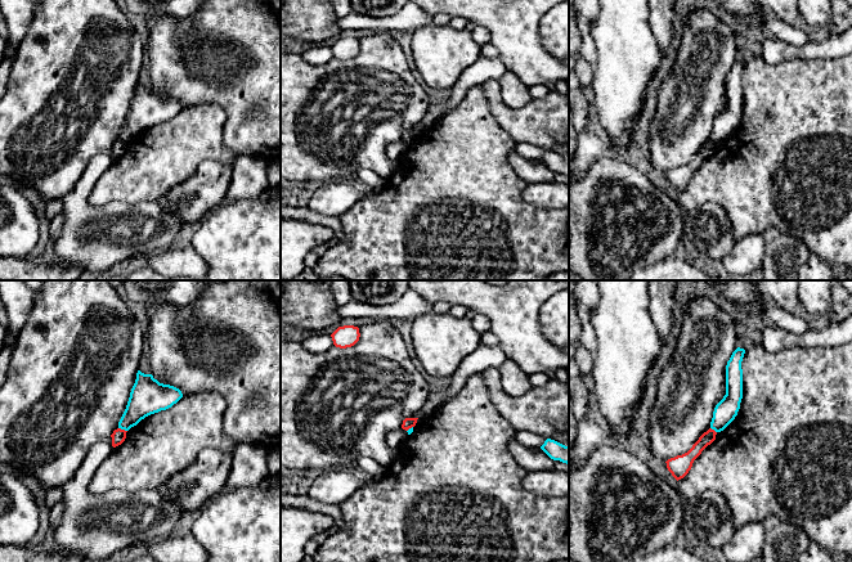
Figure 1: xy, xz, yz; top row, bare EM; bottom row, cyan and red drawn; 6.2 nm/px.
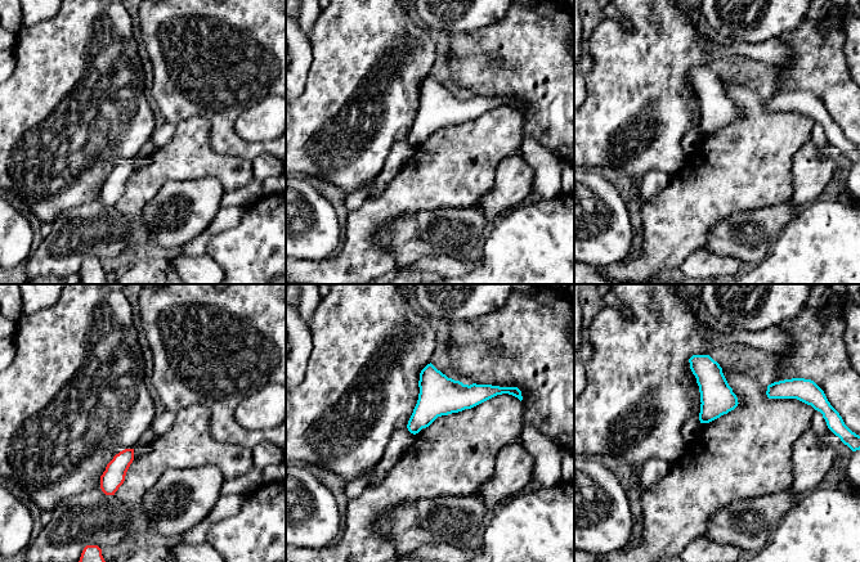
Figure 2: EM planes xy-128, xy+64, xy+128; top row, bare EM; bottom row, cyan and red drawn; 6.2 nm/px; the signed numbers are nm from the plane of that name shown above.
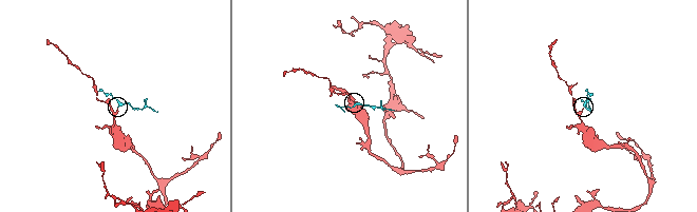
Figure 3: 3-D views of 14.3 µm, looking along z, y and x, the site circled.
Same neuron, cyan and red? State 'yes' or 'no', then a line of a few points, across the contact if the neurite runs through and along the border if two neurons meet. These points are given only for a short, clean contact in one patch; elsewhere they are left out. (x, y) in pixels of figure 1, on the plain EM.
no; line xy (119, 139), (126, 143)

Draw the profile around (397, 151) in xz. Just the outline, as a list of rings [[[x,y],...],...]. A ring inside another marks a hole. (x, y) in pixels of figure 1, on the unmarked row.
[[[399,140],[387,145],[386,154],[393,166],[399,163],[407,154],[409,147],[405,141]]]

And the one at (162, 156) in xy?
[[[208,103],[185,107],[171,120],[145,129],[97,181],[89,203],[158,202],[205,159],[233,166],[236,154],[223,141],[225,123],[225,111]]]

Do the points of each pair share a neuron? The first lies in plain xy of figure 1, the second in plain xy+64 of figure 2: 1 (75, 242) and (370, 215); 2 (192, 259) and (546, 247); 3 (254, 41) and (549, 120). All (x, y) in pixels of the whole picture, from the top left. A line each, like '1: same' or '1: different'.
1: different
2: different
3: same

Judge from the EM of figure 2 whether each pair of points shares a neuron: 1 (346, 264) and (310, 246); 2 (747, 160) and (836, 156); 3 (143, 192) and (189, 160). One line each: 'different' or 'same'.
1: different
2: different
3: same

